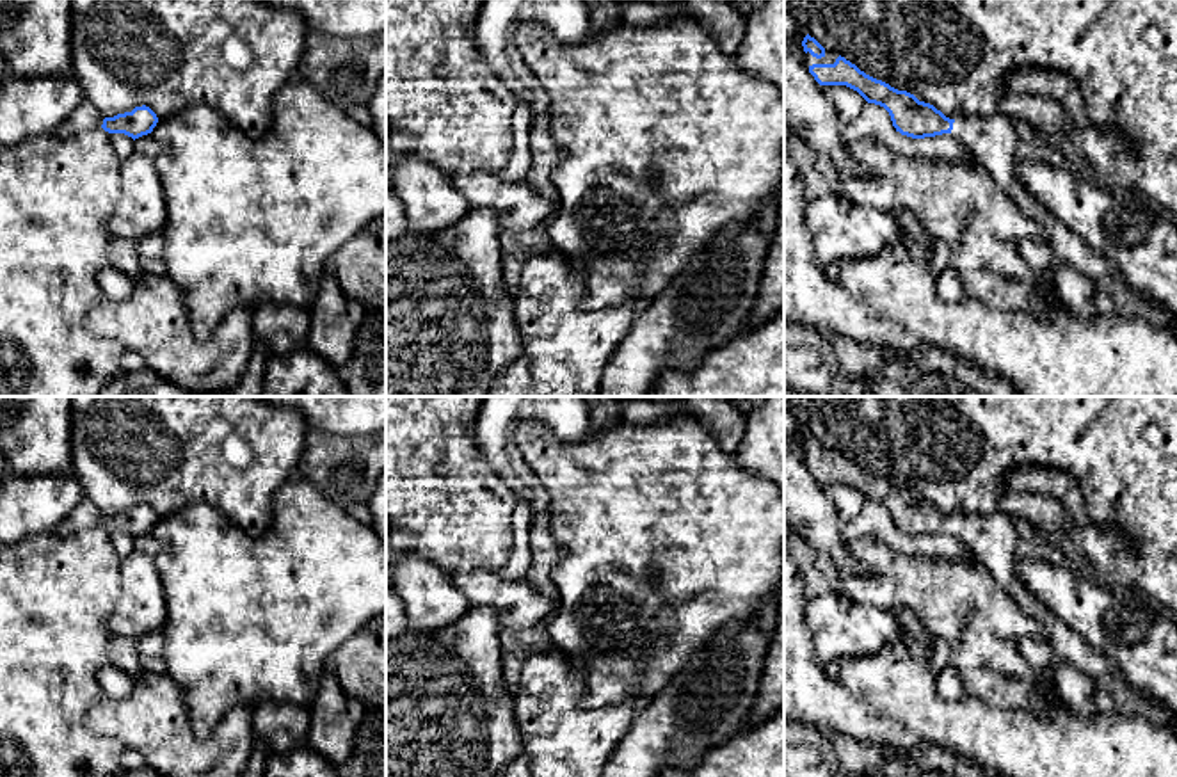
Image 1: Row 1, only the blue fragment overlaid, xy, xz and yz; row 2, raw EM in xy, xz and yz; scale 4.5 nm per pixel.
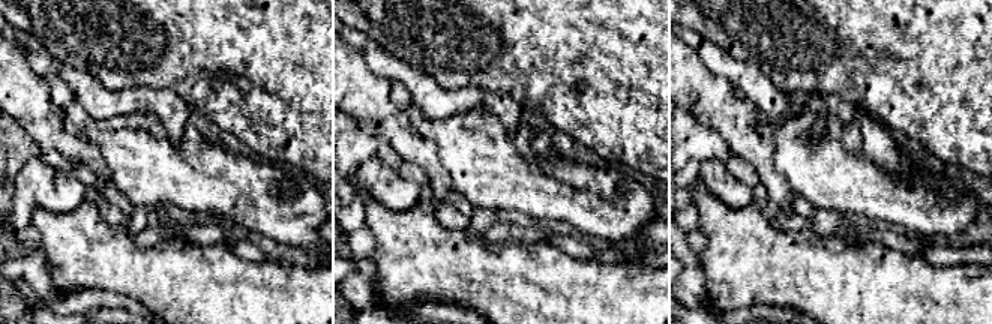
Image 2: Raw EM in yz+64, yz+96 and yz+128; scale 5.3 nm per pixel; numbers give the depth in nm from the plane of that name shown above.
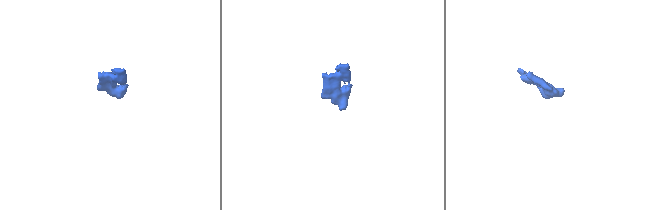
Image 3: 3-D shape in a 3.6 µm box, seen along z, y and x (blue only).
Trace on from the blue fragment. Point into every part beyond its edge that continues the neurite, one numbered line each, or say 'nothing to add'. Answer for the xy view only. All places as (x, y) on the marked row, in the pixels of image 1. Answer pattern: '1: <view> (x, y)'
1: xy (84, 118)

